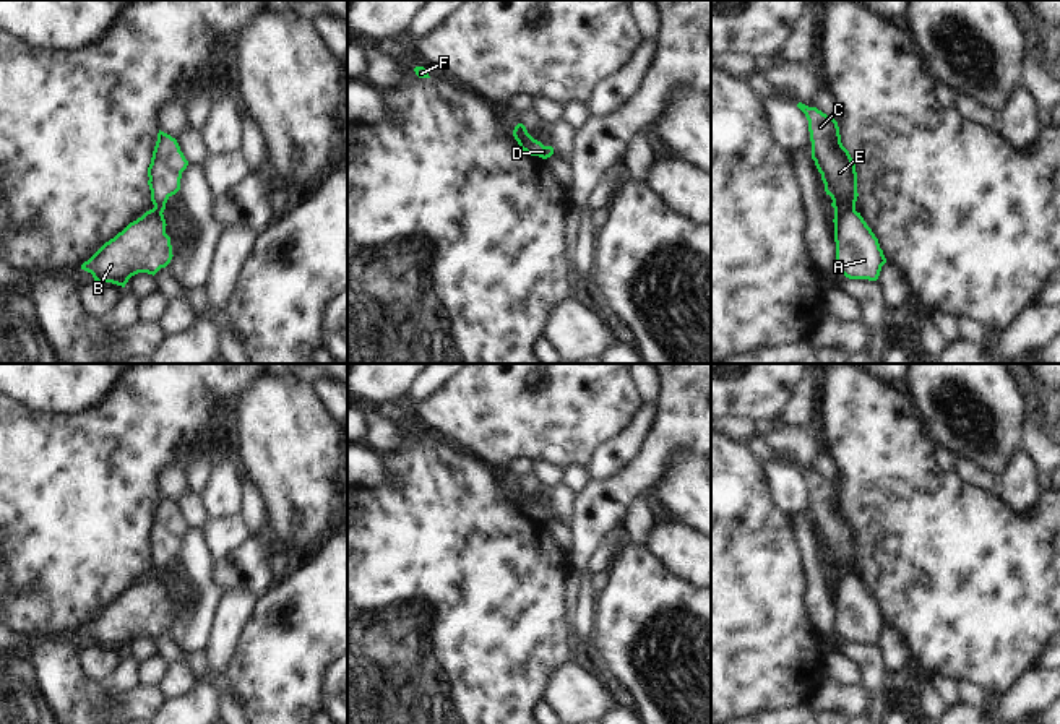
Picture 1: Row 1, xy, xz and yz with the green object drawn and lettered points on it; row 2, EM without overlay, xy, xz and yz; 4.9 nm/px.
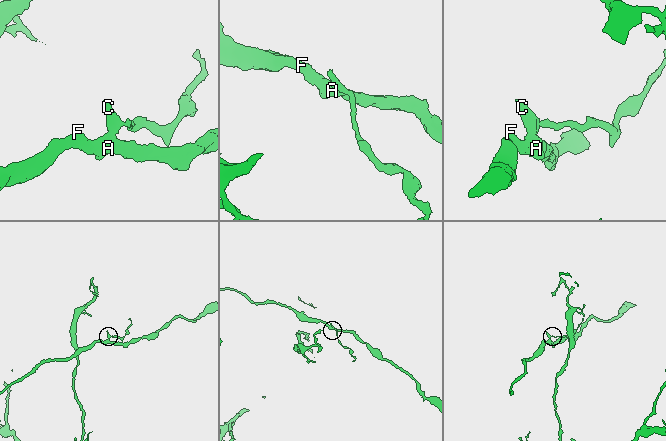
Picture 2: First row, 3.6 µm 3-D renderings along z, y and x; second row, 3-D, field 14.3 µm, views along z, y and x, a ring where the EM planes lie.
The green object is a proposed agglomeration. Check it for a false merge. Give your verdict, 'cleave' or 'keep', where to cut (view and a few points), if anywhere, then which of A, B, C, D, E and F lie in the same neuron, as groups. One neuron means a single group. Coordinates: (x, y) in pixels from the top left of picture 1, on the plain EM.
cleave | yz (854, 573), (835, 575) | A B F / C D E

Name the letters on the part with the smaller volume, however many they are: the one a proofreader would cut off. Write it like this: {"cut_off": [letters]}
{"cut_off": ["C", "D", "E"]}

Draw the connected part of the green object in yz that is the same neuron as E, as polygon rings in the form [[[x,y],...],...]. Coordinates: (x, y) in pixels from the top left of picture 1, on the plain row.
[[[802,466],[797,471],[808,484],[812,523],[821,537],[826,558],[833,563],[831,570],[834,575],[855,575],[857,536],[849,515],[841,506],[838,485],[817,471]]]

